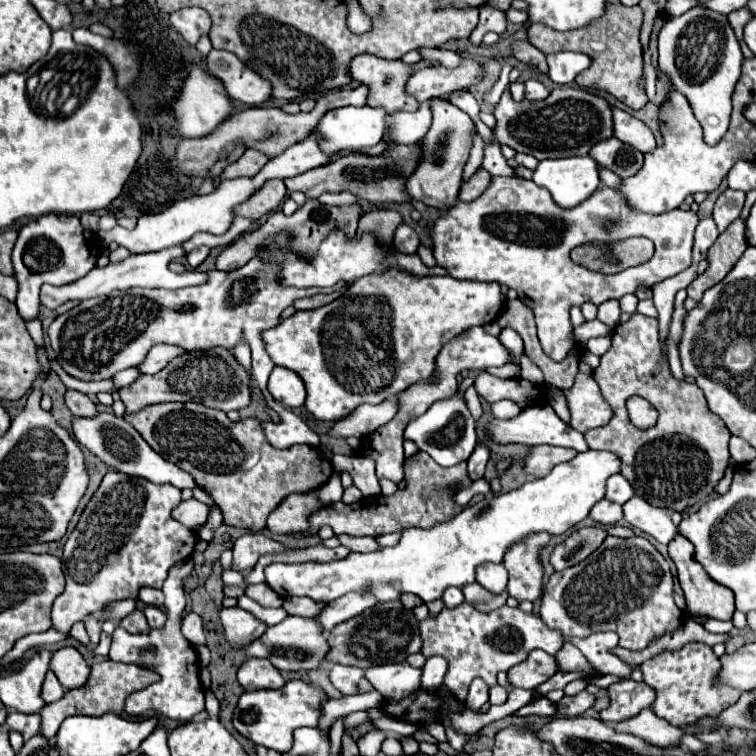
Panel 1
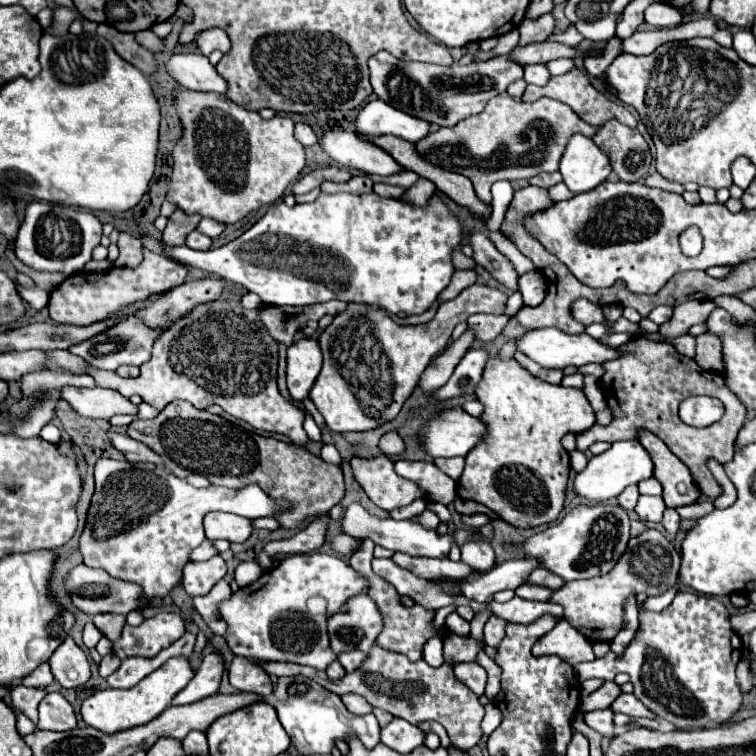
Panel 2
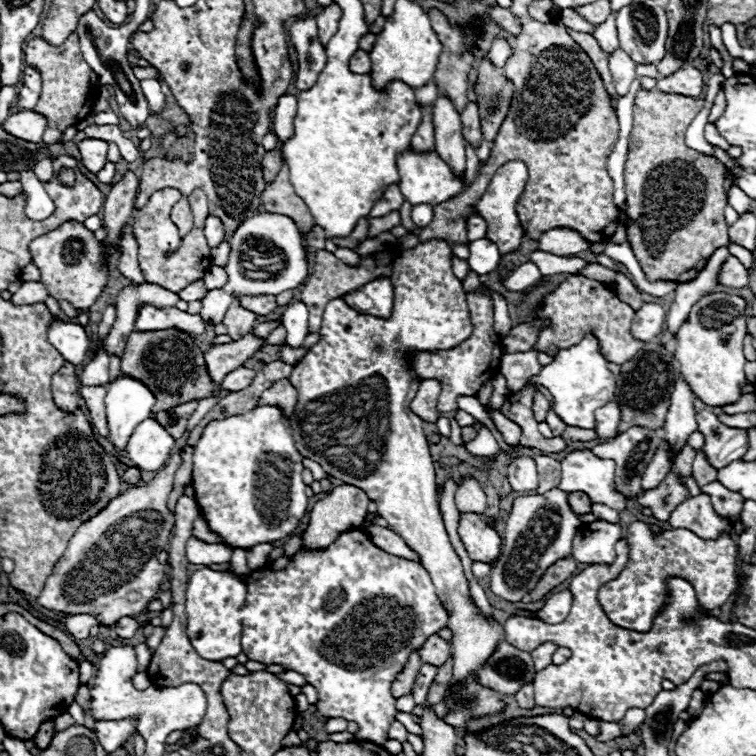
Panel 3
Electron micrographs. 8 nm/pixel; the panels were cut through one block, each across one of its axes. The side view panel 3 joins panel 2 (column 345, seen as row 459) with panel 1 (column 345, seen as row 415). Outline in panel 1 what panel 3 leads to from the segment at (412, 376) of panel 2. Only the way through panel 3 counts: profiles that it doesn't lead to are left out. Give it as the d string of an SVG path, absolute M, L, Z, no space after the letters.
M390 266L384 272L376 272L376 274L368 274L368 276L358 278L334 302L330 302L330 304L326 304L322 308L316 308L316 310L298 310L290 318L282 320L278 326L274 326L270 330L264 330L262 332L262 342L266 346L268 356L272 358L272 362L276 366L284 366L288 370L294 370L304 380L304 386L306 386L306 402L304 402L304 406L308 408L308 412L314 418L318 418L318 420L332 422L332 420L338 420L338 418L350 414L356 406L360 406L364 402L368 402L368 404L380 404L382 400L392 398L398 392L402 392L406 386L430 378L432 372L434 372L434 358L442 350L442 346L446 342L450 342L456 334L460 334L462 330L466 330L470 326L478 326L478 324L482 326L486 322L494 322L498 318L498 314L502 312L502 306L504 306L504 296L500 292L500 284L498 282L470 282L470 280L456 280L456 278L450 278L450 276L414 276L414 274L406 272L406 270L400 270L398 266Z

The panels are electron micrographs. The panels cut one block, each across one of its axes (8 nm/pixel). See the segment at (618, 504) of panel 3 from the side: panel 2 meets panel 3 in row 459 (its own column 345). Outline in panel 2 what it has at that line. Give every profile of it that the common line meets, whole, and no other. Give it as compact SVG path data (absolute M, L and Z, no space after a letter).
M294 554L280 560L280 564L272 570L262 574L254 584L240 588L220 606L222 618L228 624L226 642L230 650L238 656L246 656L254 662L260 660L276 660L276 662L294 662L306 664L316 670L326 670L326 666L336 660L330 650L326 638L326 618L334 612L344 612L346 601L352 596L366 590L370 584L362 575L358 574L350 564L330 554Z

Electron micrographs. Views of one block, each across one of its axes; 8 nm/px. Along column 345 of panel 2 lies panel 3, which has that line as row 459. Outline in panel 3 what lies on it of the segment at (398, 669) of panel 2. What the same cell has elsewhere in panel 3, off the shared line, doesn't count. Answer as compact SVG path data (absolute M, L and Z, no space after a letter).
M684 446L682 452L678 452L676 456L676 462L674 462L674 468L678 474L682 476L690 476L692 474L692 460L696 456L696 450L690 448L690 446Z

